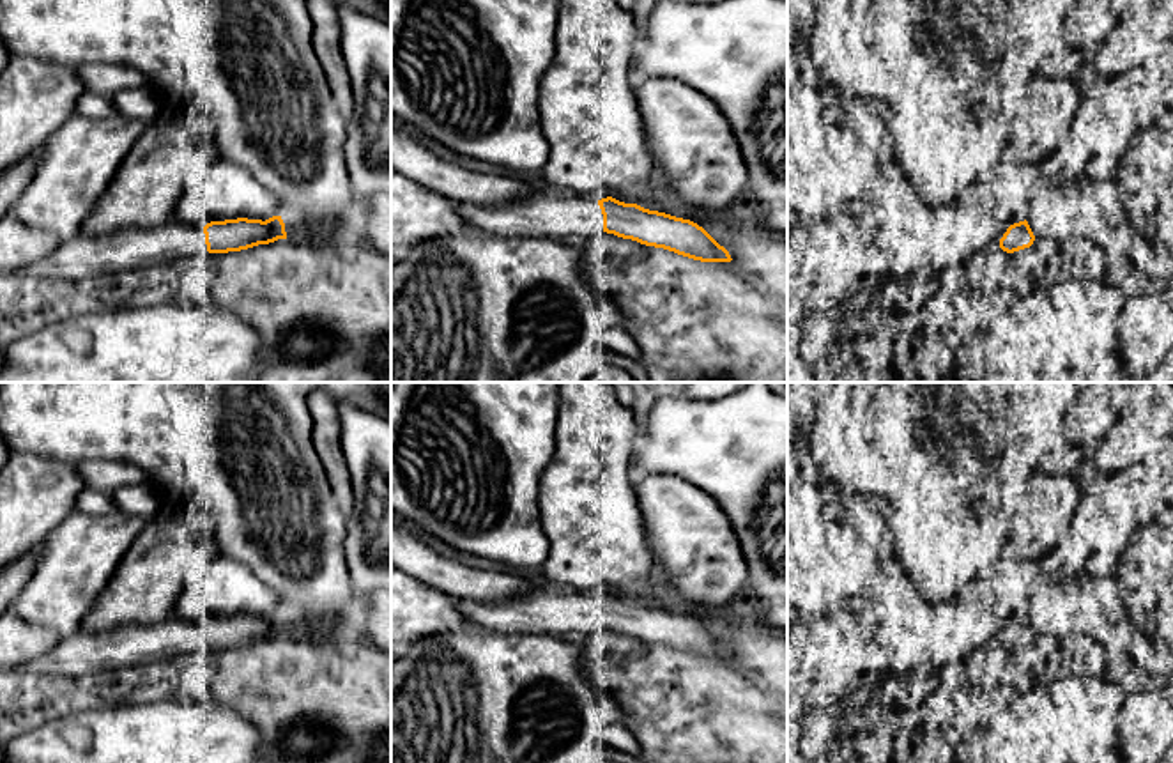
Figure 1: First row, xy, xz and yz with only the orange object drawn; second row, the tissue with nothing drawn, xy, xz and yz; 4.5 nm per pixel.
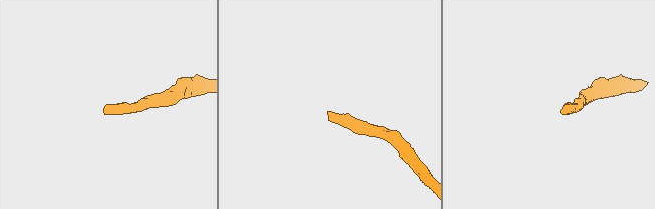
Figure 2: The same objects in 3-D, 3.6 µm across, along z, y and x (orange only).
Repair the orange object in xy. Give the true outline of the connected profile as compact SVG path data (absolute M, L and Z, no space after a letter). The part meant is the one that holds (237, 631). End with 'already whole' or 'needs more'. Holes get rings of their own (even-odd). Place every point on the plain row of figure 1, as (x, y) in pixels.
M281 613L225 616L196 623L172 614L152 625L124 625L106 632L81 632L60 643L18 671L83 676L106 669L142 666L200 650L241 648L287 636Z; needs more

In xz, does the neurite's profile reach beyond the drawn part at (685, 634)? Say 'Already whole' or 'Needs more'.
Needs more

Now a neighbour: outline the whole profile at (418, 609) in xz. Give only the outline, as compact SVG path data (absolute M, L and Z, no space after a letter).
M391 565L391 646L403 650L428 634L464 628L465 616L458 613L449 595L423 584Z

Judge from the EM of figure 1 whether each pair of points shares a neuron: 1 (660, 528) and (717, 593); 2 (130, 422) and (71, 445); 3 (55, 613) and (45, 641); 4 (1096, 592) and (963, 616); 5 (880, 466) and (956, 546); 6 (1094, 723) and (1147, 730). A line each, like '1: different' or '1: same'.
1: same
2: same
3: different
4: different
5: same
6: different

